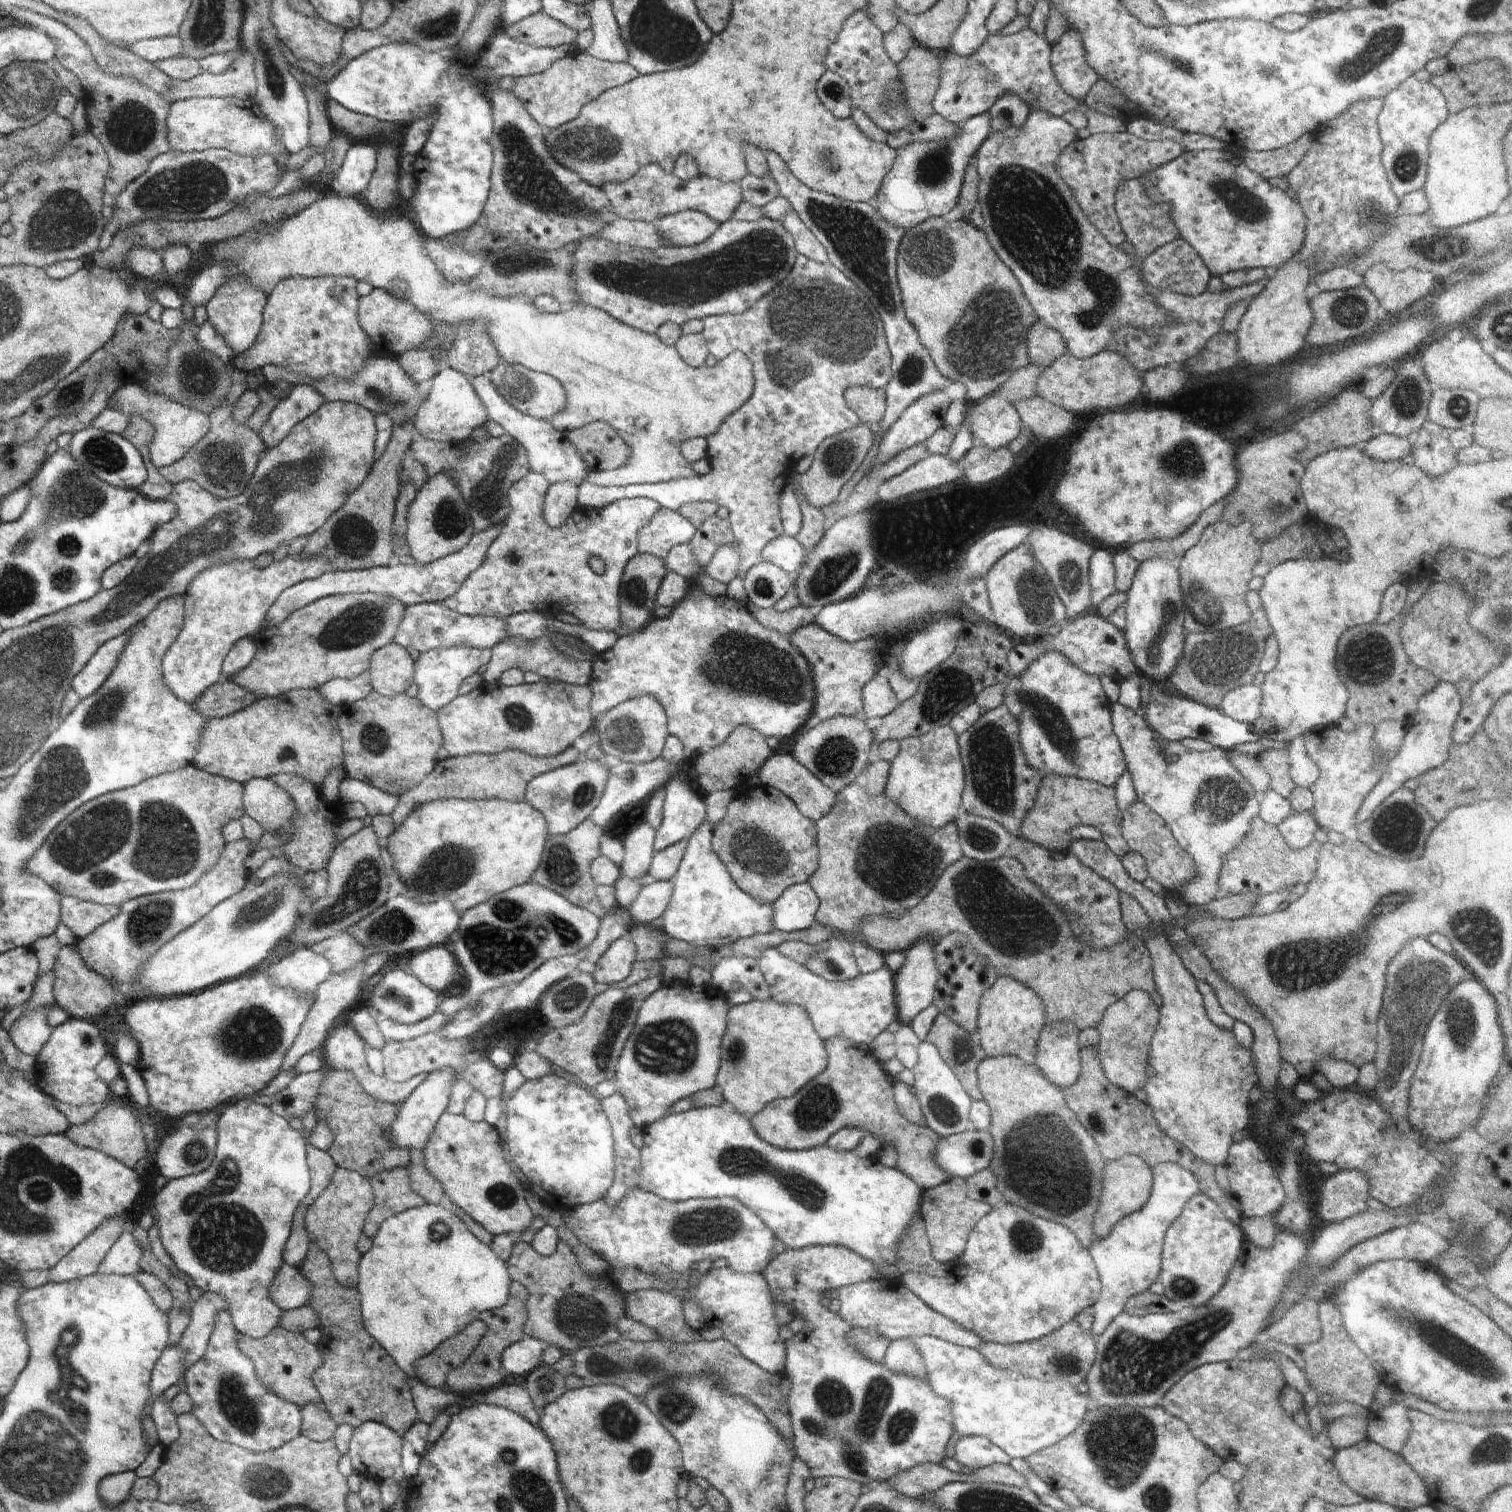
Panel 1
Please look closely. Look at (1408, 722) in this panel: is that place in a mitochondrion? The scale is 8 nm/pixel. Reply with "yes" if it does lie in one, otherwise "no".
no

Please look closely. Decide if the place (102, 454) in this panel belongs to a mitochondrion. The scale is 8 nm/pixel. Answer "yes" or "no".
yes

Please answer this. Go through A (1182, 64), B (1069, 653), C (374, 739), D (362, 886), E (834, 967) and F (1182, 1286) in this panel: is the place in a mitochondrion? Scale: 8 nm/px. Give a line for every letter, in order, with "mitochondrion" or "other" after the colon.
A: mitochondrion
B: other
C: mitochondrion
D: mitochondrion
E: mitochondrion
F: mitochondrion

